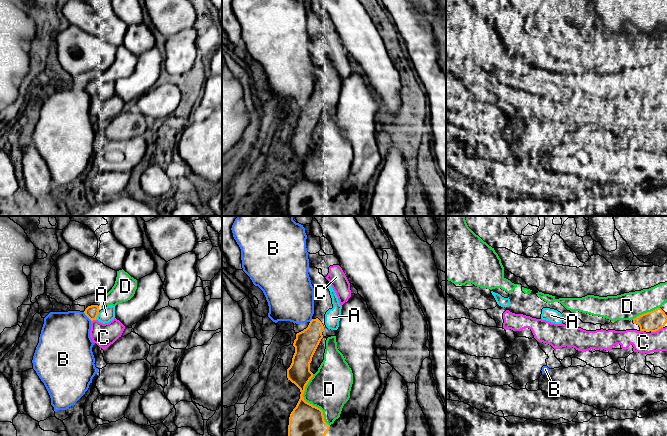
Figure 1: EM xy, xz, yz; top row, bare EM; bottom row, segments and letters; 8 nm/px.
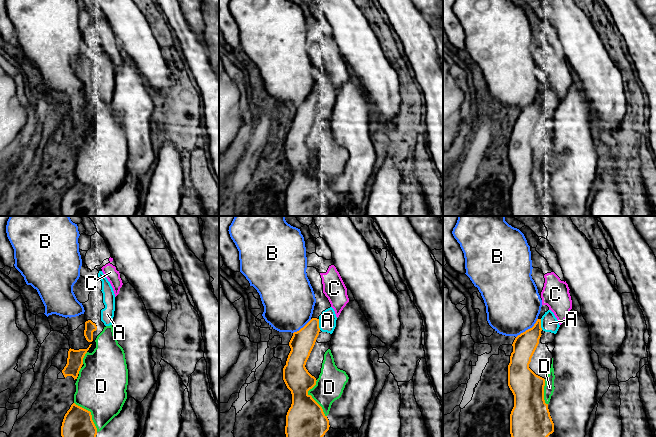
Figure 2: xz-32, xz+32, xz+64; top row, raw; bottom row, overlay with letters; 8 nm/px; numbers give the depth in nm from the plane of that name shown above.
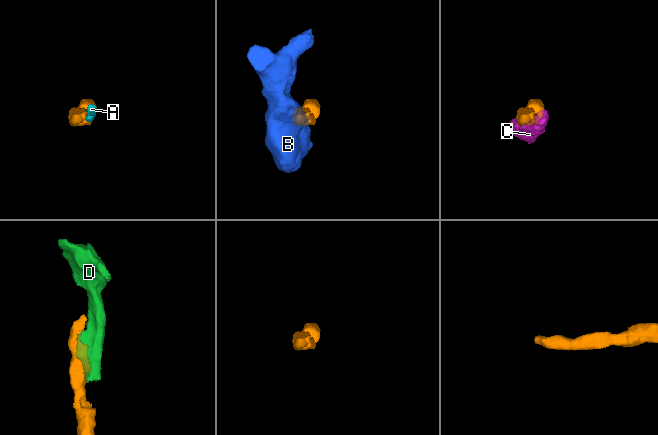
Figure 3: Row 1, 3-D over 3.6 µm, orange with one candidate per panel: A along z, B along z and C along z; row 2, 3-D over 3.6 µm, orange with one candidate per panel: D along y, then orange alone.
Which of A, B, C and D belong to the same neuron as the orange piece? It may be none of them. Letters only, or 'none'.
A

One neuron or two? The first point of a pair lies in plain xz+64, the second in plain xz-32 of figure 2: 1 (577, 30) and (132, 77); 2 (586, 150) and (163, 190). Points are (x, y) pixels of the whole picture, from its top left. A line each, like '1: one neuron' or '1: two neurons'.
1: two neurons
2: two neurons

